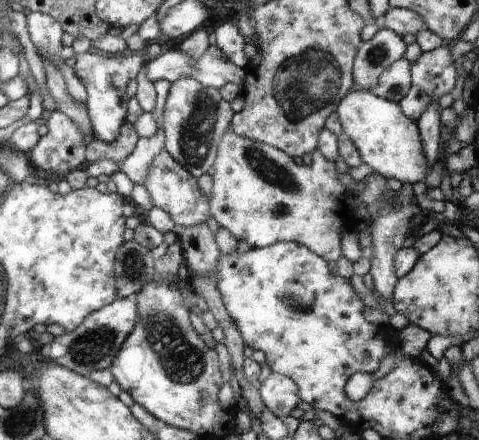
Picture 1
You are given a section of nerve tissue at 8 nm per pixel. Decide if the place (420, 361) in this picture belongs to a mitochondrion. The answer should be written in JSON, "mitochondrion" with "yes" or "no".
{"mitochondrion":"no"}

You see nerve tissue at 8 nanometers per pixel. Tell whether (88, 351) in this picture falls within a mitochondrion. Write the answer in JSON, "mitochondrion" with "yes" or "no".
{"mitochondrion":"yes"}

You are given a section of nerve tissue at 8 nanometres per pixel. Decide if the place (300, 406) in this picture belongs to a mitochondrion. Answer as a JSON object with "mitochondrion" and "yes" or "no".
{"mitochondrion":"no"}

